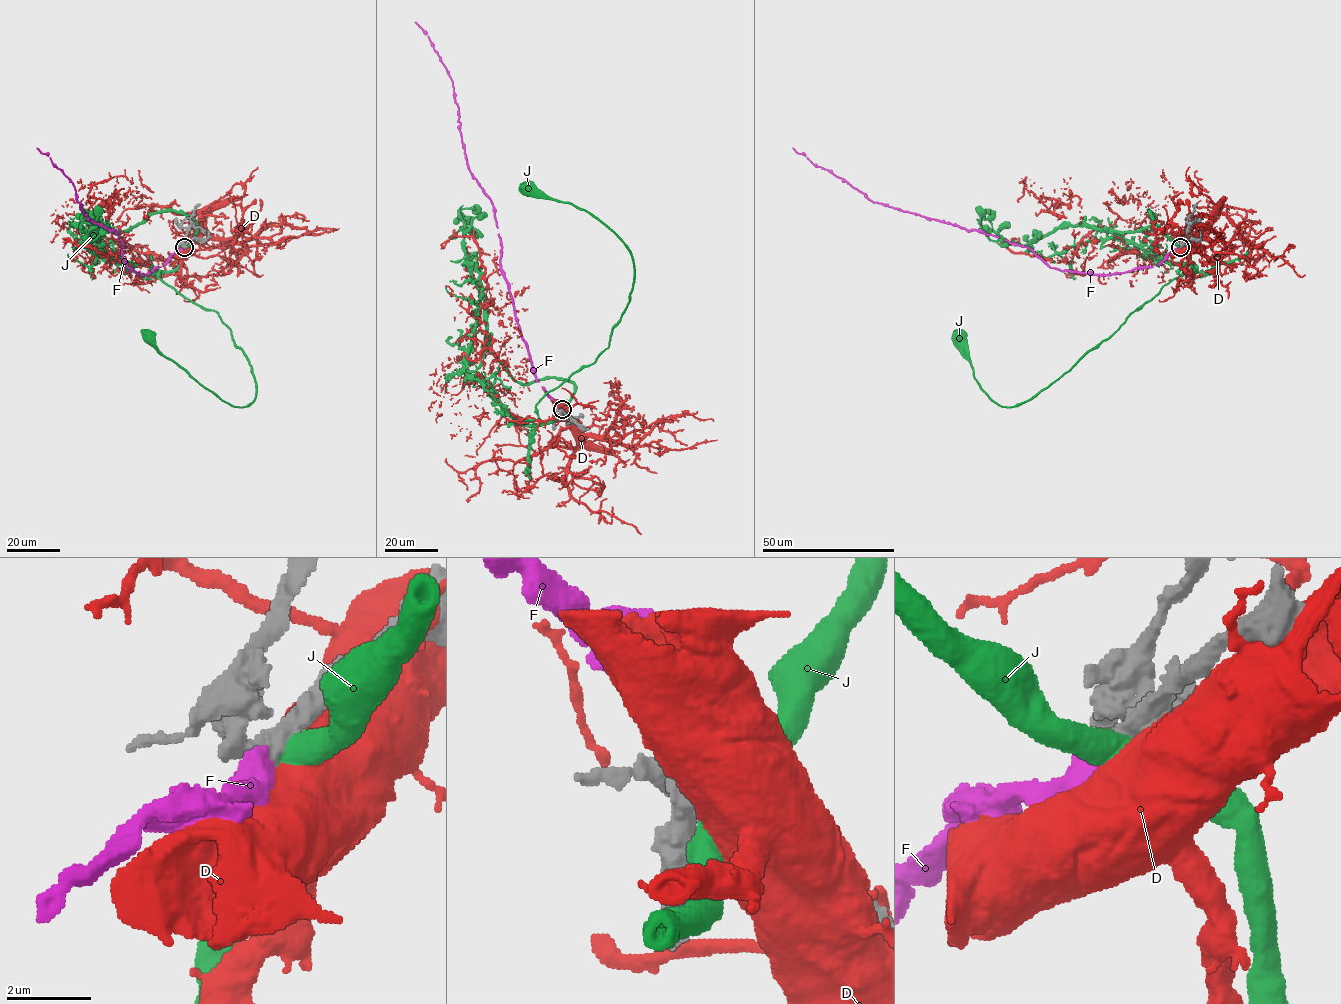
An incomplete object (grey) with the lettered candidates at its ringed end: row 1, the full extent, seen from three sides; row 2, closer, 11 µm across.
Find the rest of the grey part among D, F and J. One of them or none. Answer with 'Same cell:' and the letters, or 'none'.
Same cell: F

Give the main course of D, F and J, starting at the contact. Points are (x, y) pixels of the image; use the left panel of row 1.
D: (184, 247), (169, 261), (97, 227), (126, 242), (104, 255), (116, 181), (94, 183), (92, 201)
F: (184, 247), (150, 273), (131, 270), (123, 258), (119, 236), (84, 214), (70, 181), (37, 148)
J: (184, 246), (196, 231), (196, 223), (174, 211), (148, 215), (137, 225), (123, 231), (101, 227), (95, 235)

